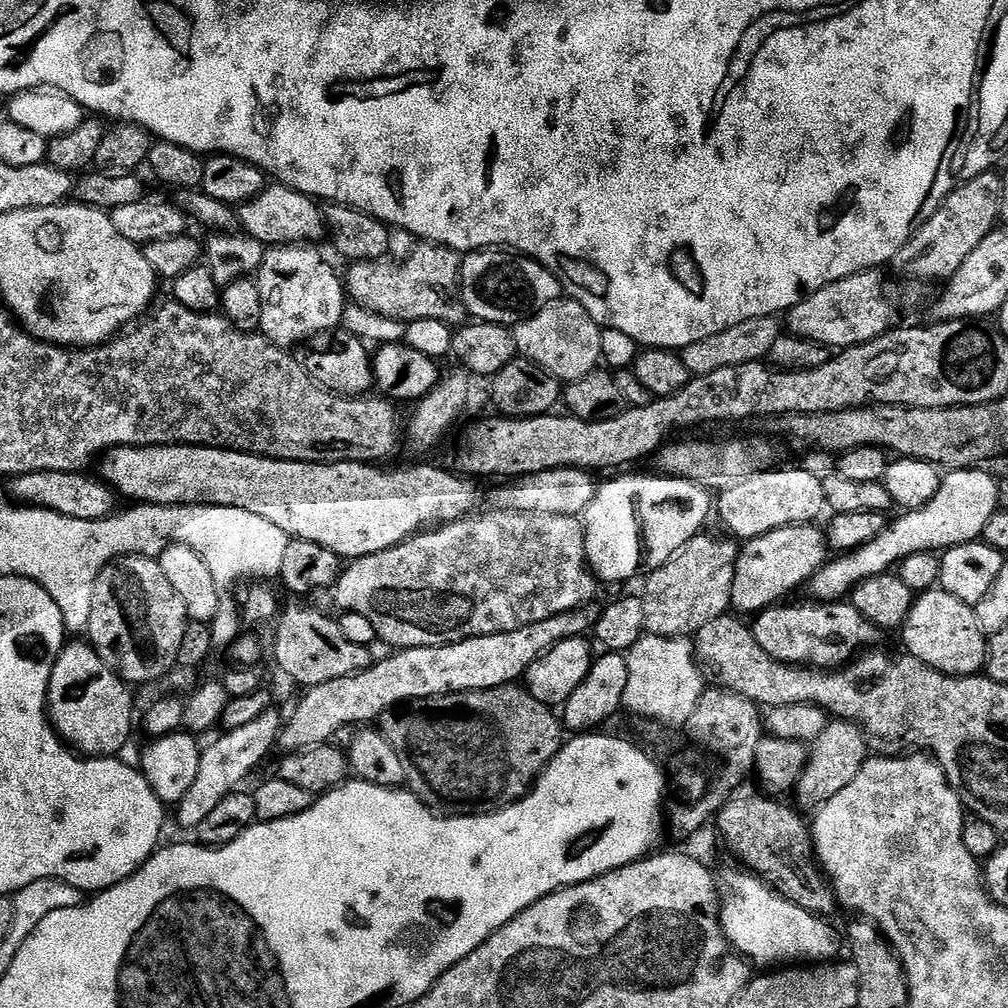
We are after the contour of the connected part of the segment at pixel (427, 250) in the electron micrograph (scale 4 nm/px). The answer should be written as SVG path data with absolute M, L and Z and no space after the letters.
M420 242L415 245L412 253L399 262L382 260L362 260L351 265L346 276L346 292L351 303L368 308L386 319L411 322L422 318L434 318L438 322L446 322L453 326L465 323L466 313L463 302L454 293L458 288L458 273L460 271L461 253L453 248L445 248L431 242Z

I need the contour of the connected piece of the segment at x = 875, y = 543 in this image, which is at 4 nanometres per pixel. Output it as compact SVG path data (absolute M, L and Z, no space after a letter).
M975 467L957 468L949 471L941 479L937 493L934 494L934 498L930 498L928 504L900 514L896 521L892 520L872 541L863 541L859 548L853 548L829 559L811 578L810 589L812 588L813 594L816 595L813 597L820 602L840 602L852 593L859 584L875 576L885 575L889 570L895 569L900 561L910 558L910 554L918 554L919 552L940 554L954 546L977 543L983 537L987 524L1002 503L997 477L994 478L990 473L984 471L988 470Z

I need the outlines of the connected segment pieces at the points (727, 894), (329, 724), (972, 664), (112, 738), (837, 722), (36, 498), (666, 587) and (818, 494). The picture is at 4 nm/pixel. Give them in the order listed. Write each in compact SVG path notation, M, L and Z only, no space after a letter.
M747 870L739 871L726 873L718 884L722 893L720 925L724 927L729 945L739 955L753 965L776 964L772 966L792 966L797 962L815 966L837 959L836 951L839 948L841 951L841 941L840 944L836 941L835 930L827 928L821 917L794 906L773 892L759 876Z
M593 602L566 614L546 618L546 622L534 622L530 626L522 626L518 630L502 634L466 638L462 642L446 646L393 651L390 658L373 663L358 674L334 678L334 682L322 682L307 689L303 693L305 696L297 702L292 717L283 721L279 747L284 747L285 753L316 748L319 744L329 743L333 734L342 730L342 726L371 725L379 721L384 713L411 705L417 700L515 684L527 677L530 666L534 666L538 658L558 646L558 642L587 637L595 629L601 611L601 605Z
M943 590L919 593L913 599L902 635L907 655L947 676L975 676L985 671L989 637L980 629L975 607L954 598L954 594Z
M65 643L64 649L56 656L48 683L48 718L56 729L56 735L77 753L88 758L116 758L121 755L120 751L127 746L132 736L133 689L116 675L109 664L102 662L91 643L83 643Z
M833 719L811 745L808 765L794 789L794 797L796 796L797 800L795 803L801 809L823 808L826 801L834 798L834 794L846 790L846 786L850 786L850 782L858 778L858 770L862 770L869 756L868 737L864 735L863 728L850 720Z
M31 472L25 476L11 477L9 484L12 485L8 492L16 499L13 501L17 505L45 508L82 522L98 522L107 516L117 515L118 493L95 475L88 475L84 472Z
M698 535L679 548L665 564L647 573L648 581L642 591L647 635L692 638L706 622L714 622L714 618L732 608L734 570L740 548L735 539L727 539Z
M784 468L781 472L769 470L738 482L734 486L723 489L718 496L718 516L729 528L731 535L737 541L753 540L762 534L770 534L779 528L785 528L791 524L812 524L820 515L826 512L826 503L823 492L824 481L820 476L807 472L804 468Z

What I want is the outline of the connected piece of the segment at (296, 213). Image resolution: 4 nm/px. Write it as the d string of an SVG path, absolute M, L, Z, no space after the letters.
M279 182L269 183L254 199L239 205L238 224L265 246L307 245L326 236L326 216L321 205L313 197Z

